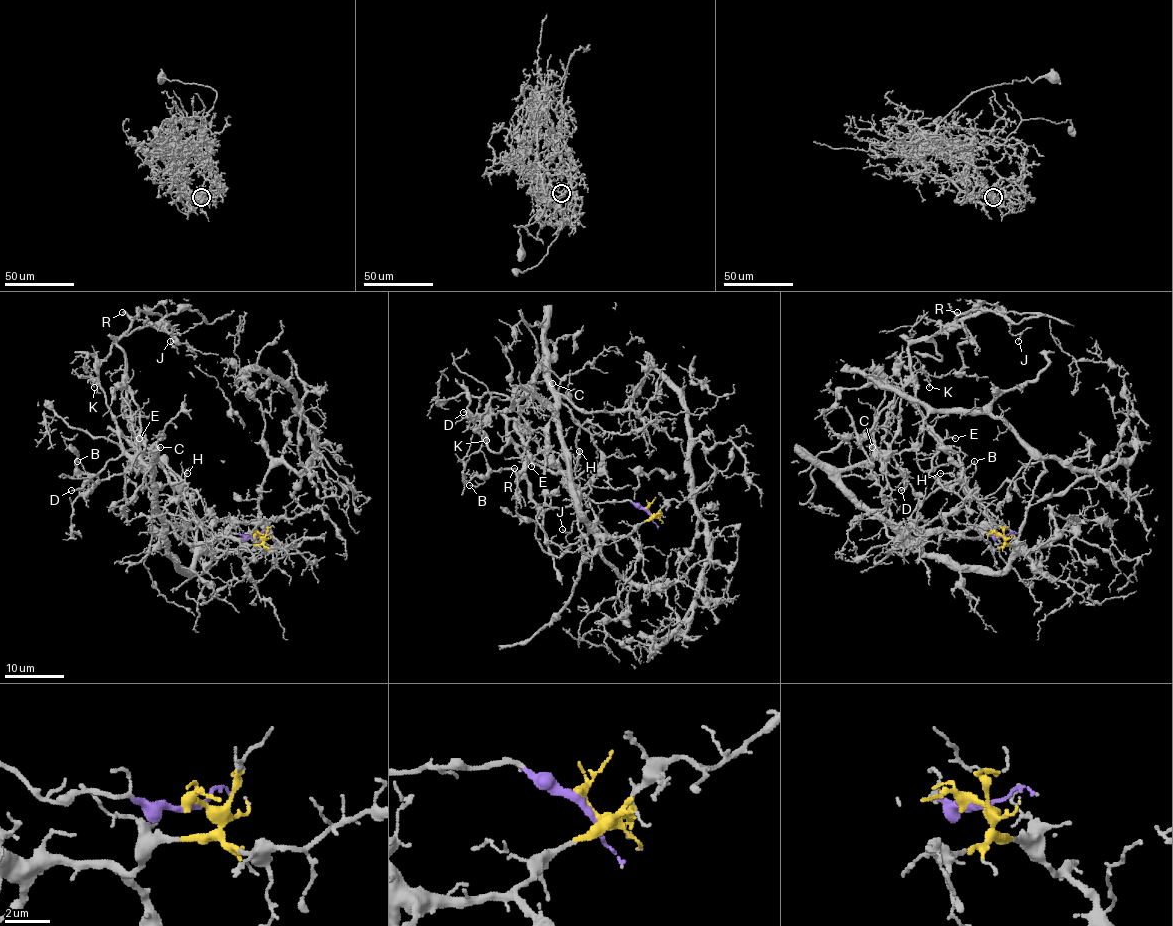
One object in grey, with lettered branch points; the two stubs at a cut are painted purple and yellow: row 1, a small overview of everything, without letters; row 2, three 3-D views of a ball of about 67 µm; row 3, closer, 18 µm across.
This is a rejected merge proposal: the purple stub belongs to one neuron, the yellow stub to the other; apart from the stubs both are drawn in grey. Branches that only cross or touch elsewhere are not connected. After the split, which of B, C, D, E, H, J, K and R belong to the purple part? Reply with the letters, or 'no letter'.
B, E, H, J, K, R

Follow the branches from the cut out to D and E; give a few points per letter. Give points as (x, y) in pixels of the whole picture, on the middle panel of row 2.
D: (648, 511), (626, 535), (603, 535), (578, 511), (545, 352), (517, 399), (463, 411)
E: (648, 511), (630, 501), (596, 502), (582, 496), (562, 474), (547, 471), (527, 455), (532, 467)

